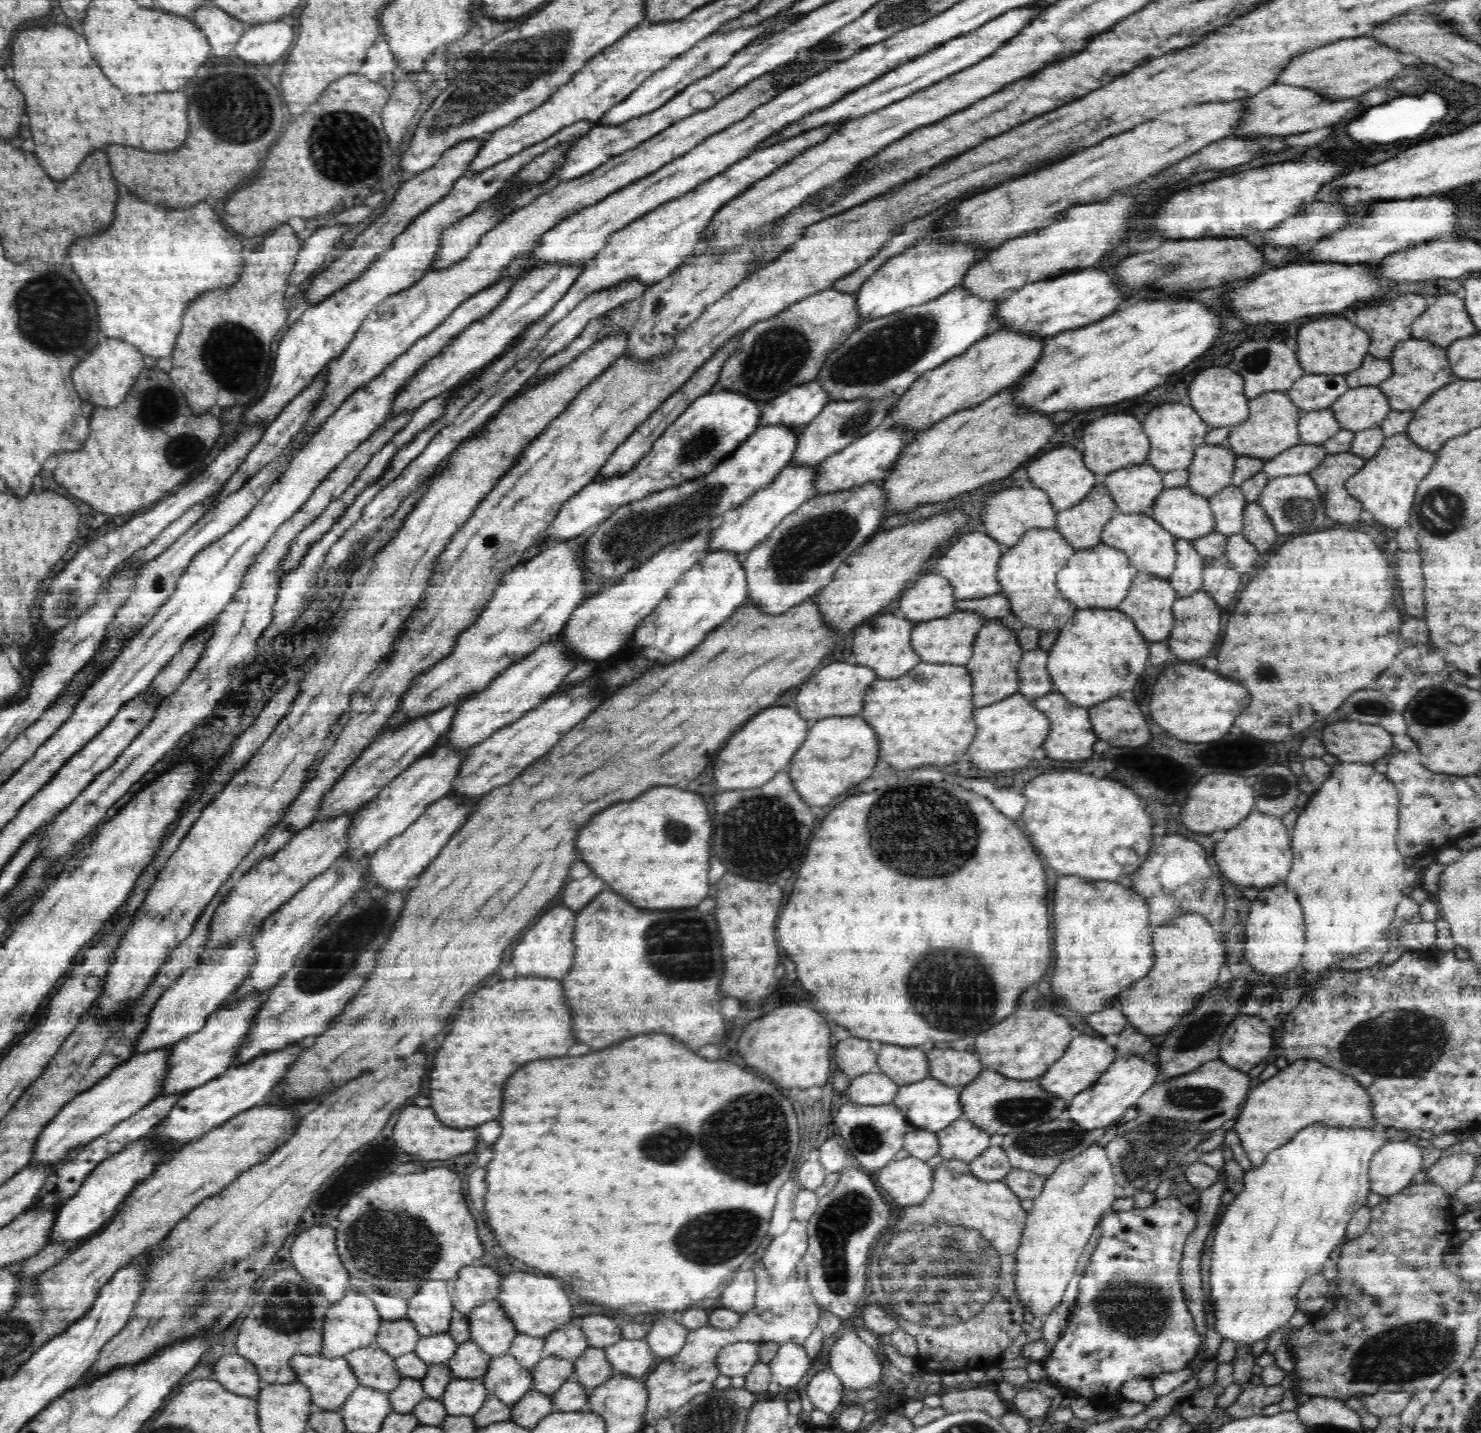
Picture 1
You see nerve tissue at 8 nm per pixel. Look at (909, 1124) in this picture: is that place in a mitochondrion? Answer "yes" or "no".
no

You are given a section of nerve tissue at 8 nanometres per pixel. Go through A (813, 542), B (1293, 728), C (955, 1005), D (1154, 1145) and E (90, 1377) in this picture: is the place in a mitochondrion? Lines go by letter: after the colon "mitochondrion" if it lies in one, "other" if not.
A: mitochondrion
B: other
C: mitochondrion
D: mitochondrion
E: other

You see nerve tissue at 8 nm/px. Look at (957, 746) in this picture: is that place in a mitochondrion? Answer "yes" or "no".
no

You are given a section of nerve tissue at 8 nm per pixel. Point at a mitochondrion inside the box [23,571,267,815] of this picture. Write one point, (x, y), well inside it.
(70, 606)

